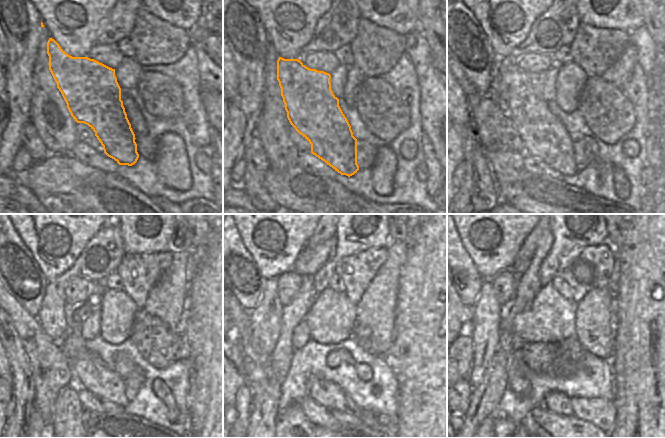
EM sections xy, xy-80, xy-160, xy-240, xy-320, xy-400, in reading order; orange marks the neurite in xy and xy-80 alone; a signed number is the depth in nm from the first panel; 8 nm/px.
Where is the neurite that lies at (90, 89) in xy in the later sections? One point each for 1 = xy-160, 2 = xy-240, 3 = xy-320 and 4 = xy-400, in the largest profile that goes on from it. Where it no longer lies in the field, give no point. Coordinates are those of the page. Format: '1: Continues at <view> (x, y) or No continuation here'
1: Continues at xy-160 (544, 137)
2: Continues at xy-240 (89, 371)
3: Continues at xy-320 (326, 393)
4: Continues at xy-400 (555, 403)

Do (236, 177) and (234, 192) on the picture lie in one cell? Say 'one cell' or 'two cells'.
two cells

